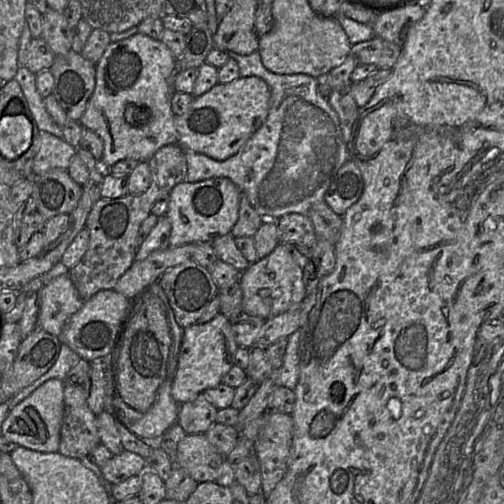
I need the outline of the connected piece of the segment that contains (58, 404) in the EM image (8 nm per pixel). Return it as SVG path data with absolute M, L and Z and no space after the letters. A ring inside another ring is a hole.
M50 379L15 405L2 423L2 436L19 446L38 452L59 452L60 431L64 416L65 381Z

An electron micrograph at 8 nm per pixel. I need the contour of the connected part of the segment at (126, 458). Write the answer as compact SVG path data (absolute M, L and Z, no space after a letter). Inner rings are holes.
M123 450L99 468L108 482L118 484L131 476L139 475L146 465L146 459L140 455Z

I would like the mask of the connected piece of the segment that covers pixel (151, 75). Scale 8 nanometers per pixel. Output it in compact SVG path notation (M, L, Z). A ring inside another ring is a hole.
M141 33L111 42L96 63L95 89L79 123L102 139L104 150L99 162L104 171L123 159L148 162L161 147L178 144L171 107L176 92L175 64L175 56L164 43ZM129 105L140 109L131 119L125 116Z

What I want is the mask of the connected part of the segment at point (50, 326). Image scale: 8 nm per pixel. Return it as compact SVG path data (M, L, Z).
M69 274L53 278L38 291L38 327L59 336L71 315L83 305Z

